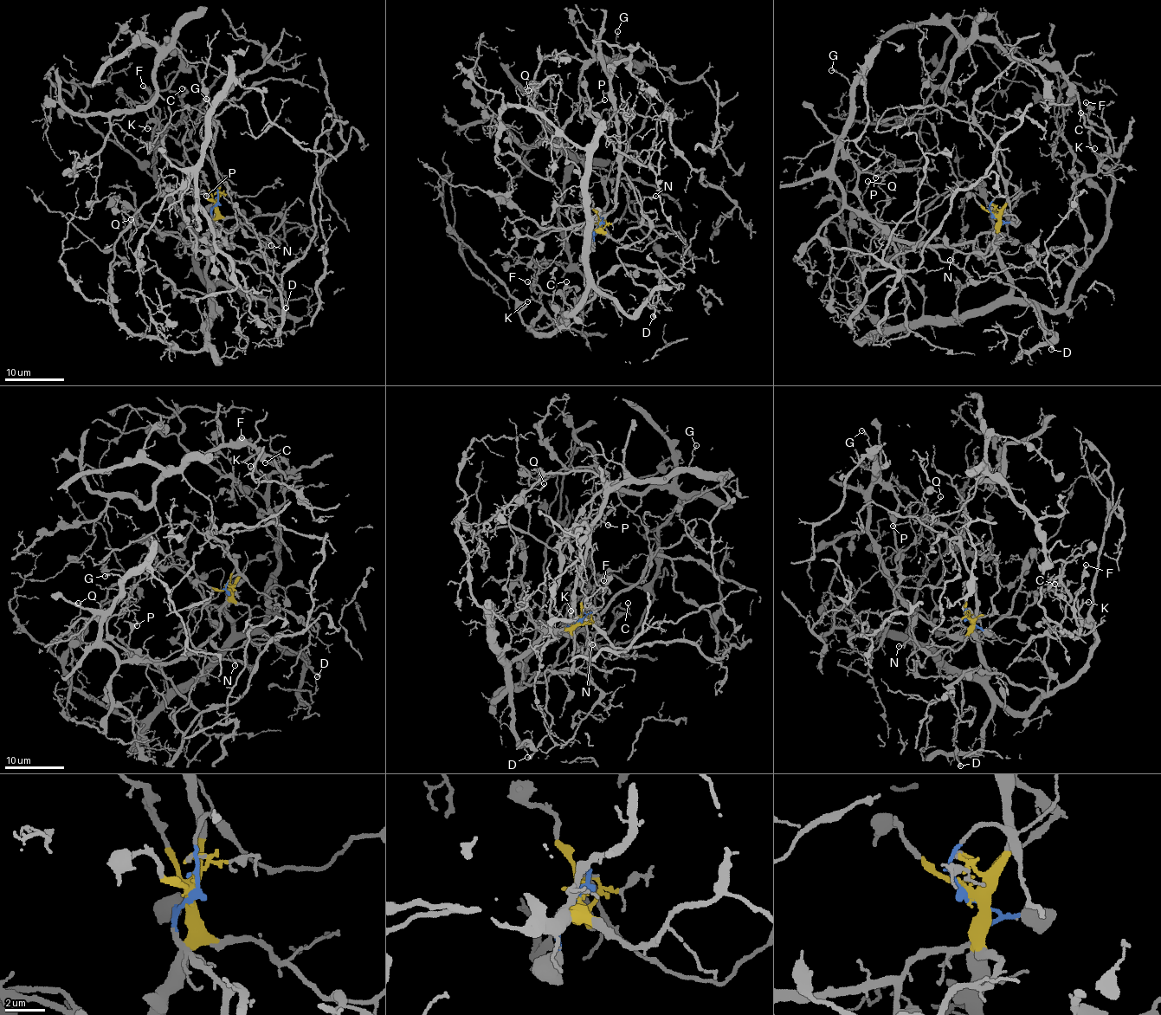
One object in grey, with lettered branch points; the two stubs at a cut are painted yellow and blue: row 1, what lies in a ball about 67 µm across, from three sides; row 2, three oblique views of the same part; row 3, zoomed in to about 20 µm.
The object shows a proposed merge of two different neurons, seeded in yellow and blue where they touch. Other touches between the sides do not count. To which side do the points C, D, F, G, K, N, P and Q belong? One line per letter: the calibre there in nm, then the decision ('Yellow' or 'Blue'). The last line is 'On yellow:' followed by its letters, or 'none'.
C: Thickness 110 nm. Yellow
D: Thickness 360 nm. Blue
F: Thickness 130 nm. Yellow
G: Thickness 100 nm. Blue
K: Thickness 80 nm. Yellow
N: Thickness 110 nm. Yellow
P: Thickness 120 nm. Blue
Q: Thickness 140 nm. Blue
On yellow: C, F, K, N

